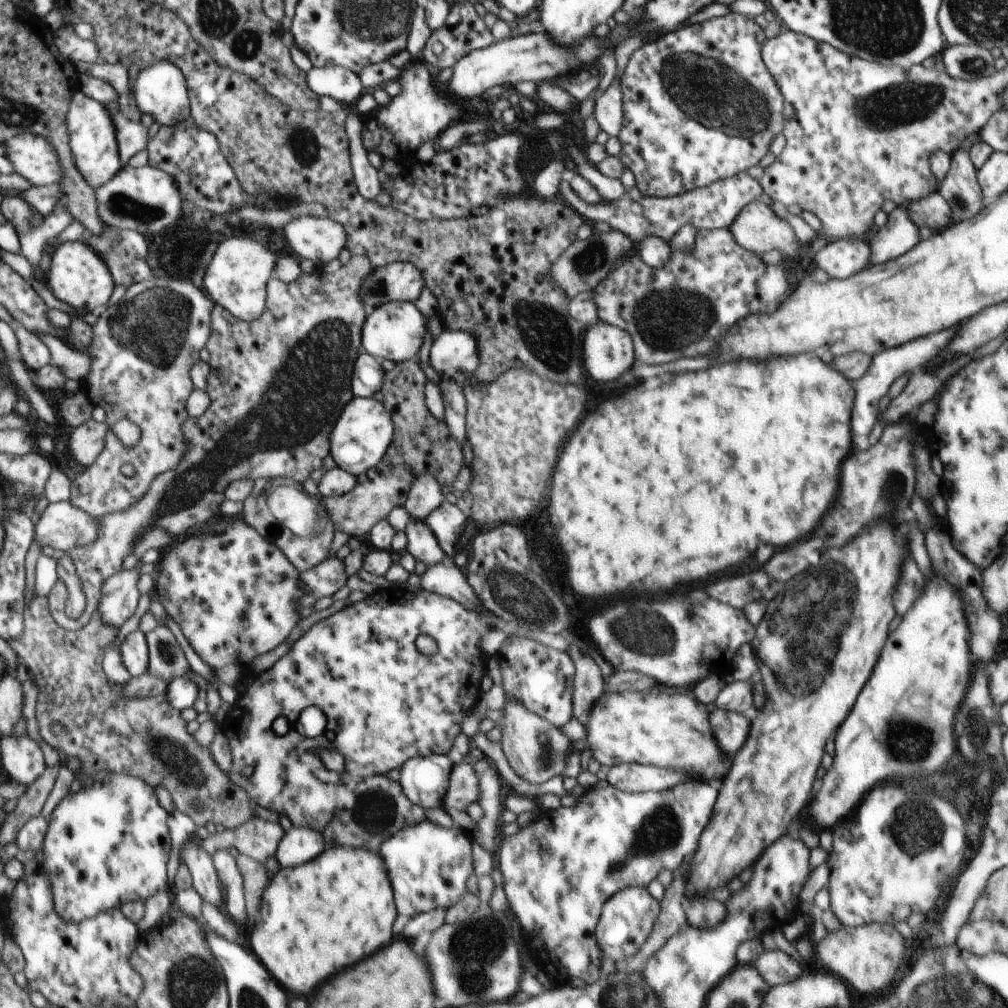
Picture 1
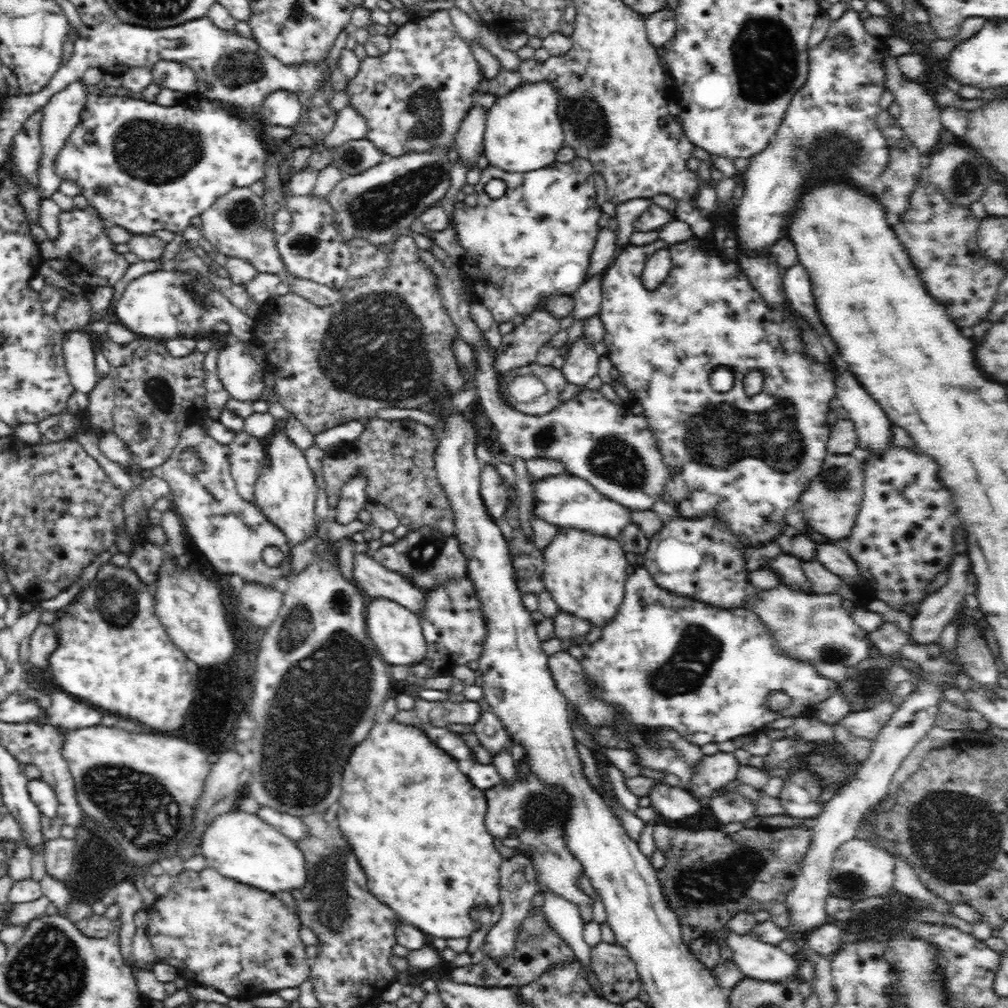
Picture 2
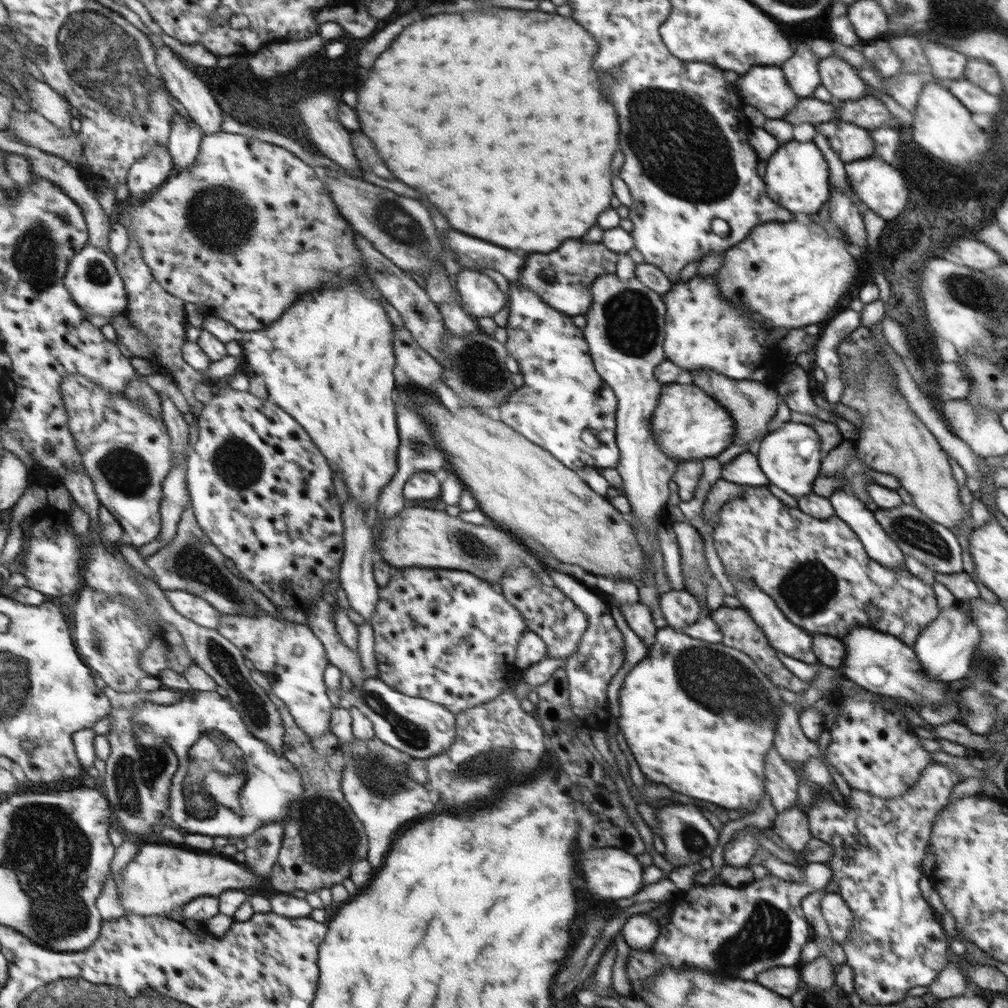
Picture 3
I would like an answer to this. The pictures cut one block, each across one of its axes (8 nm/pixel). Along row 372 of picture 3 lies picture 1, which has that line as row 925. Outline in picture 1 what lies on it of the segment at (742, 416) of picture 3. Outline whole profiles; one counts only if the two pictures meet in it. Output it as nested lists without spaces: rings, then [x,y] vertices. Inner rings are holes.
[[[690,898],[685,907],[687,922],[700,929],[718,926],[727,917],[727,908],[714,898]]]

